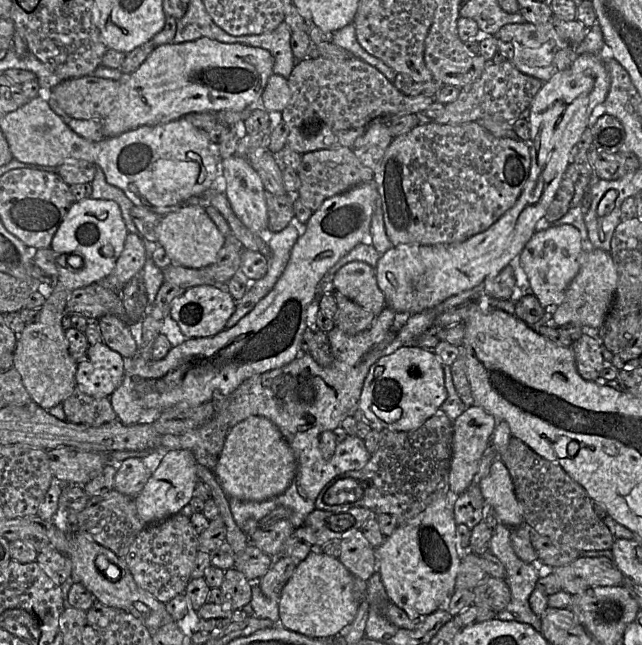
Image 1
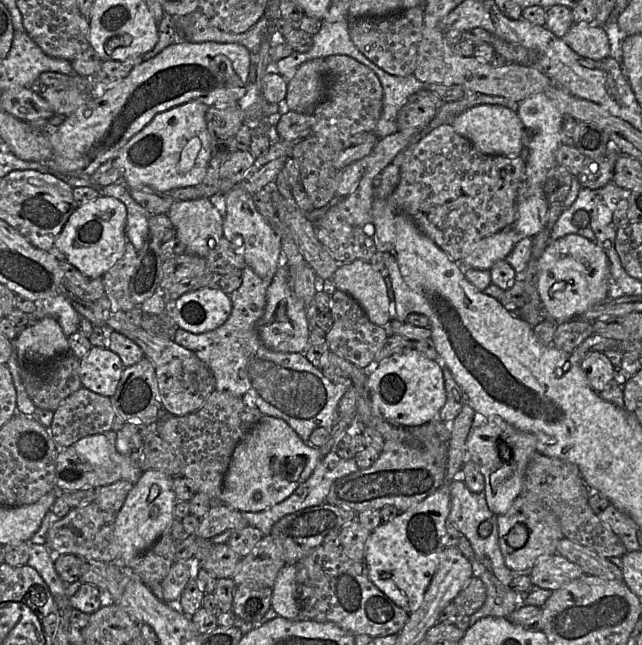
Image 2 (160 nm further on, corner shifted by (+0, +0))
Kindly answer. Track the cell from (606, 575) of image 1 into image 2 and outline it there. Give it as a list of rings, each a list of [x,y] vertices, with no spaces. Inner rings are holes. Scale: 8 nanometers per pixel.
[[[552,554],[540,559],[528,576],[534,587],[555,591],[583,575],[577,564],[564,556]]]

